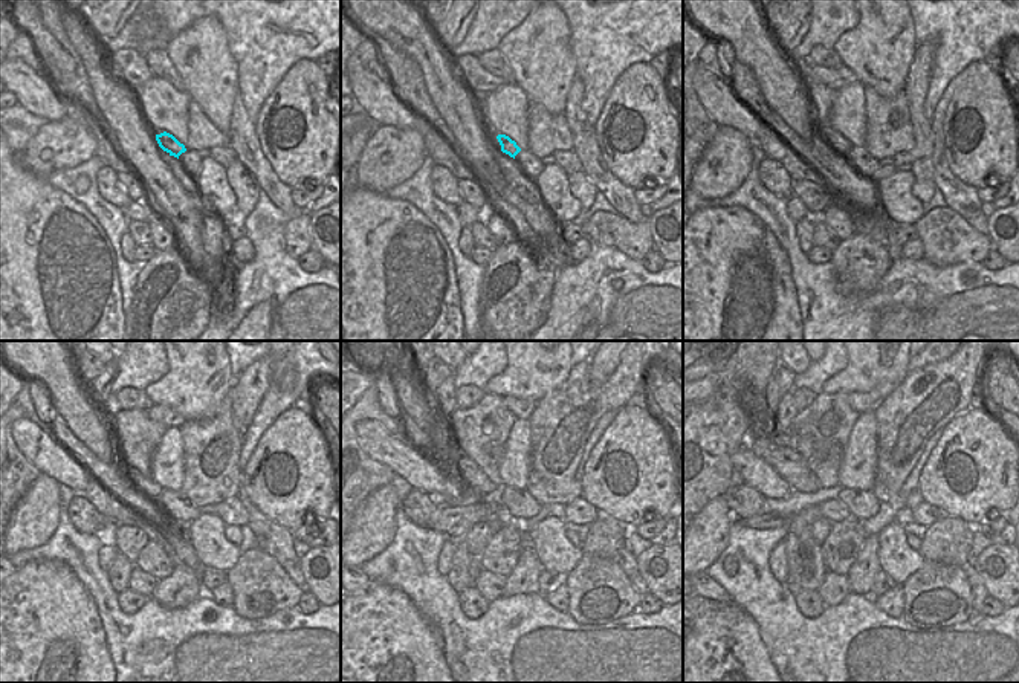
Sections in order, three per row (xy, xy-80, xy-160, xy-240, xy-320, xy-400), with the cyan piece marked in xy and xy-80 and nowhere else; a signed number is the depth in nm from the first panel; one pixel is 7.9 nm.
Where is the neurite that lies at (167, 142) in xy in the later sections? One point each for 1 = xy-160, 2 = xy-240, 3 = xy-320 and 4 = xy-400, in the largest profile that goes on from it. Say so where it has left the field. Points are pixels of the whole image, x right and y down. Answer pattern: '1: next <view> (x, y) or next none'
1: next xy-160 (834, 138)
2: next xy-240 (147, 485)
3: next xy-320 (472, 479)
4: next xy-400 (790, 465)

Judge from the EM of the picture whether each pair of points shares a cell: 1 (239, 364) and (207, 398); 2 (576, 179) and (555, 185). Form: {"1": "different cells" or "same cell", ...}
{"1": "different cells", "2": "different cells"}

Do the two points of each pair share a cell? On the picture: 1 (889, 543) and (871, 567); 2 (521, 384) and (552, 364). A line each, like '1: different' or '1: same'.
1: different
2: same

